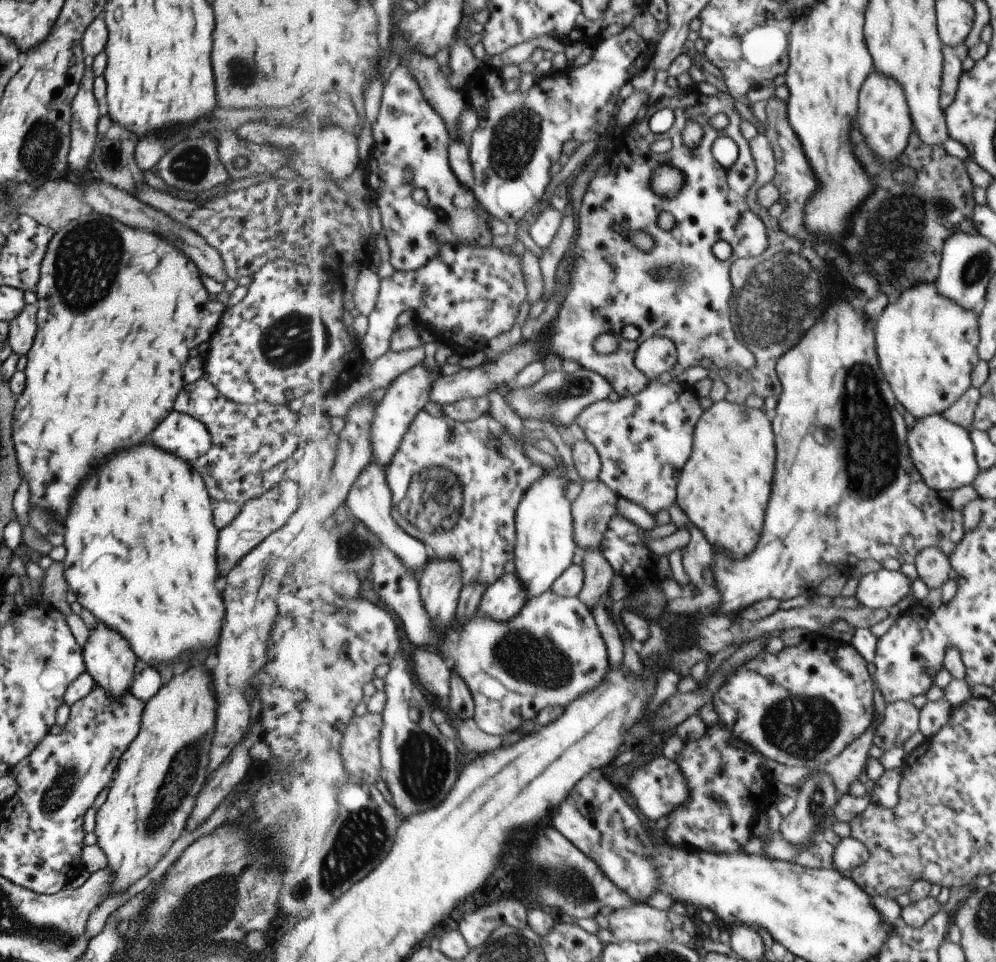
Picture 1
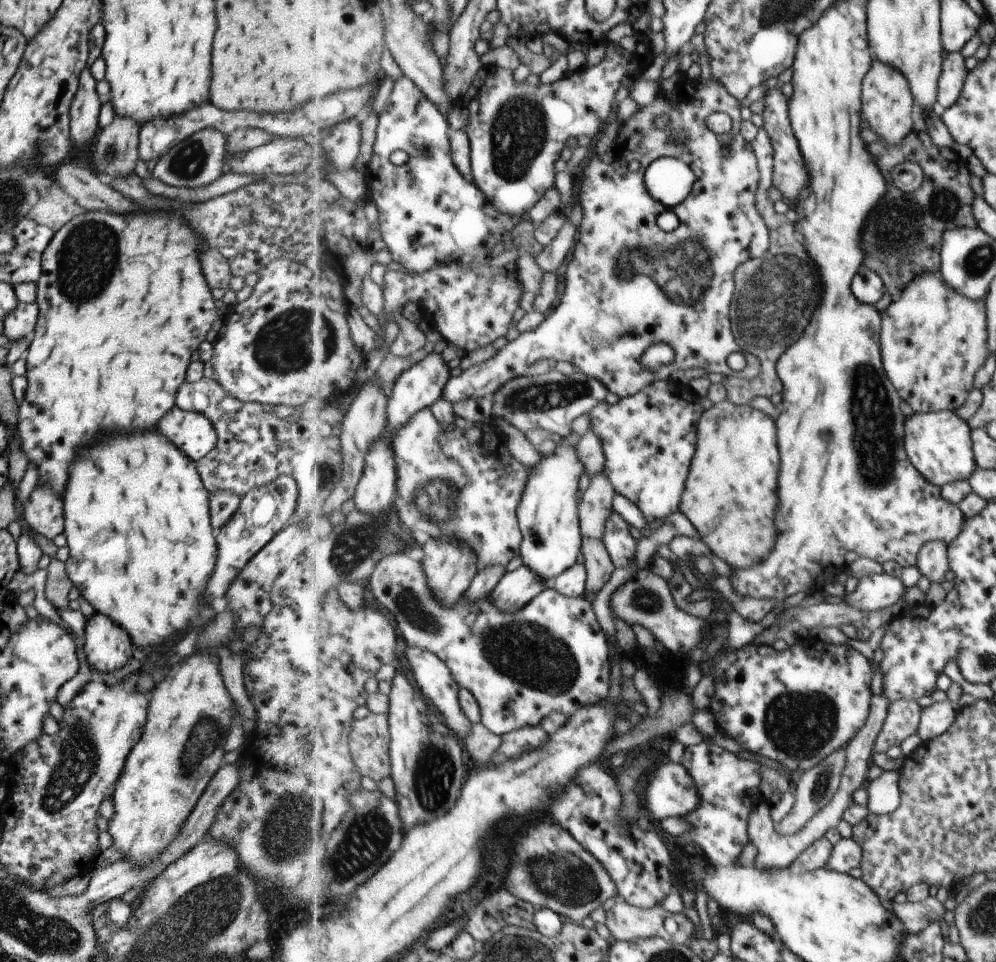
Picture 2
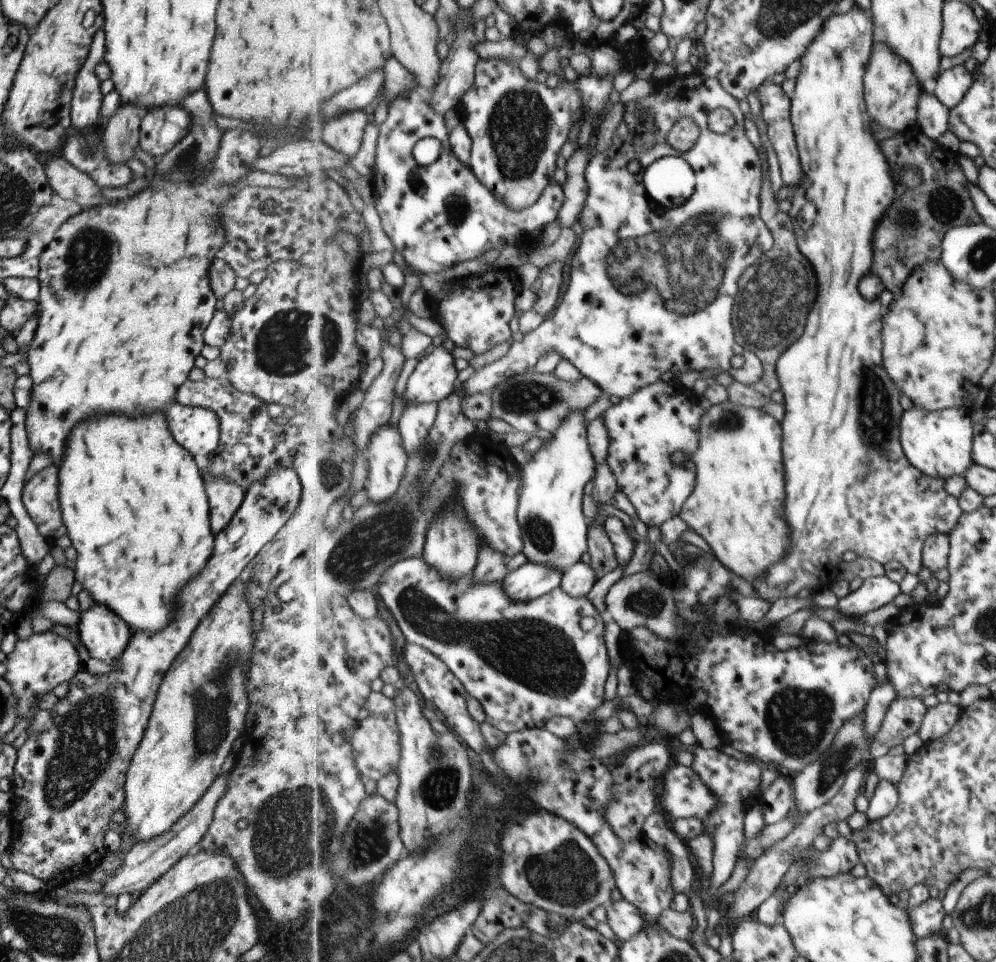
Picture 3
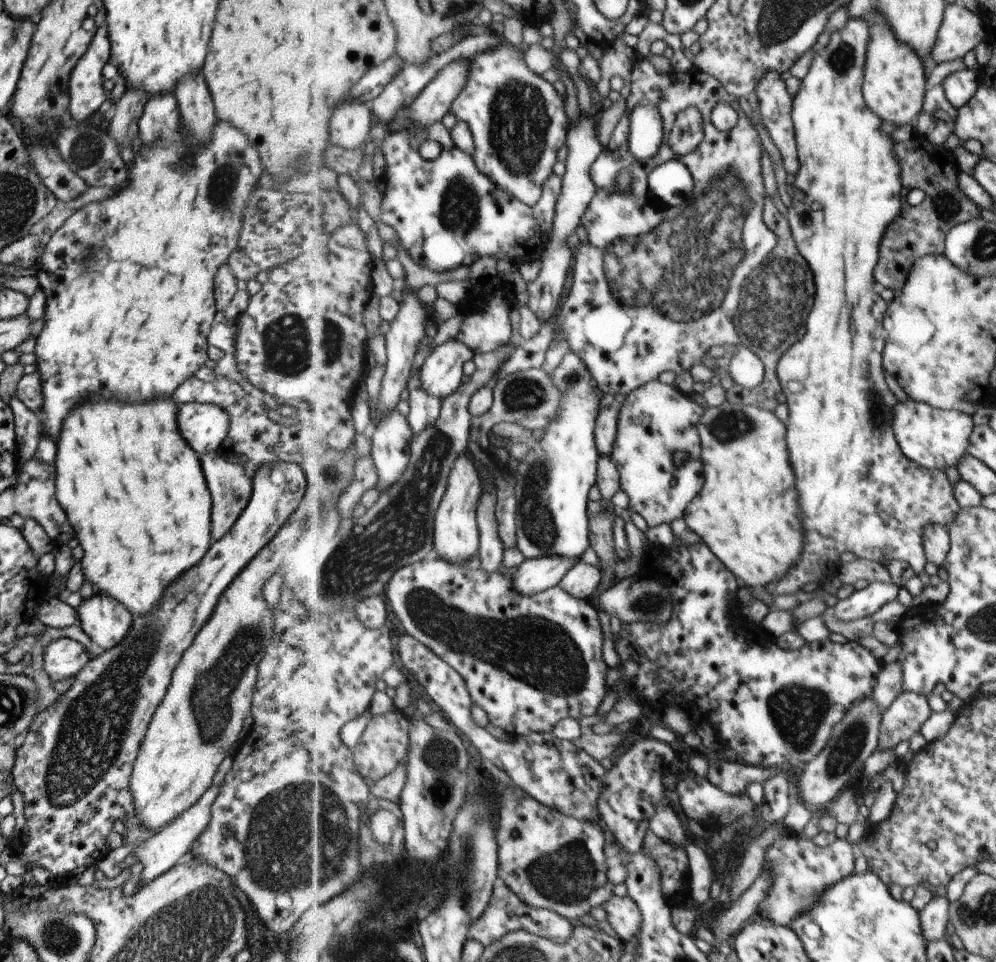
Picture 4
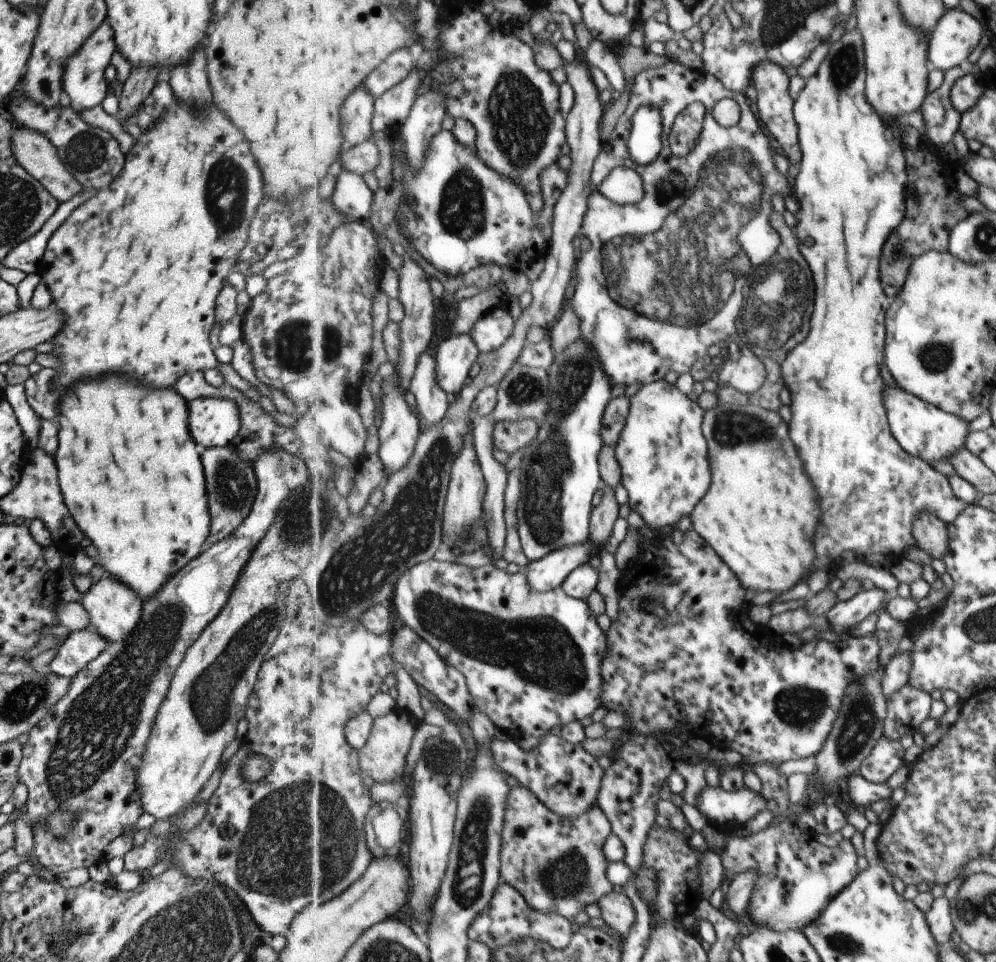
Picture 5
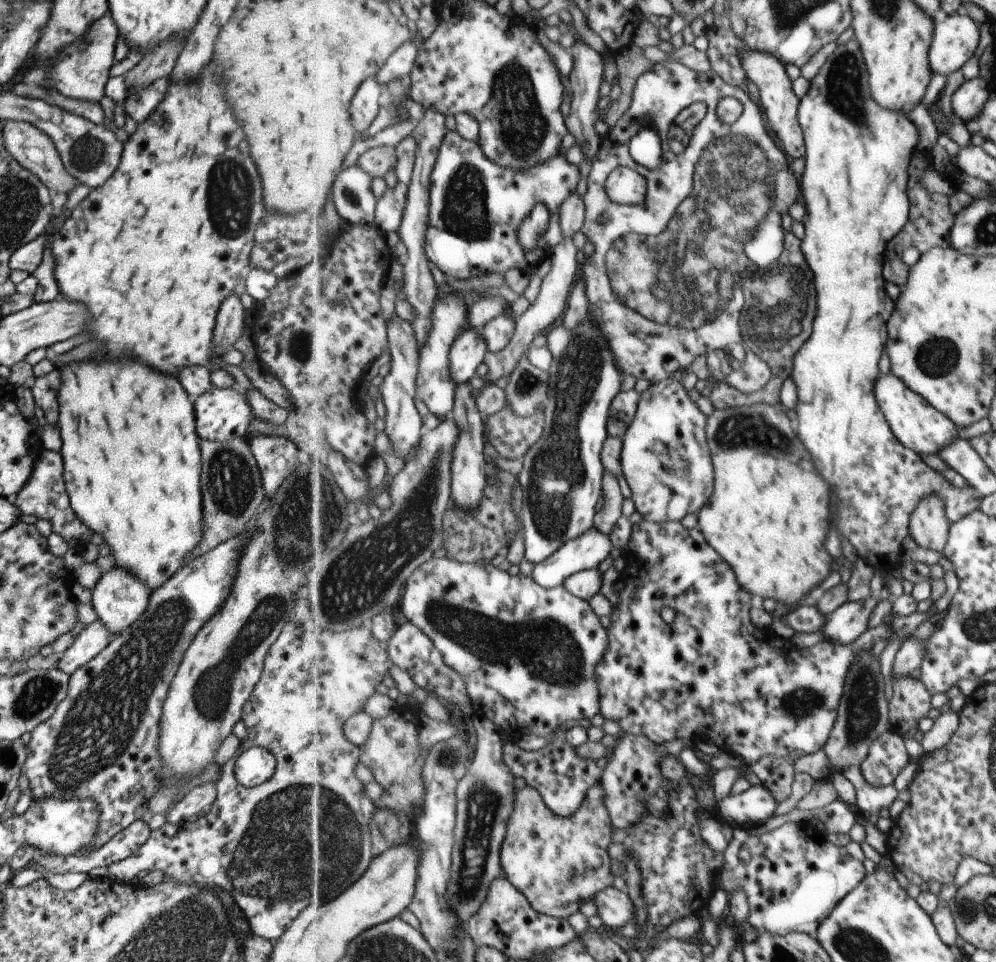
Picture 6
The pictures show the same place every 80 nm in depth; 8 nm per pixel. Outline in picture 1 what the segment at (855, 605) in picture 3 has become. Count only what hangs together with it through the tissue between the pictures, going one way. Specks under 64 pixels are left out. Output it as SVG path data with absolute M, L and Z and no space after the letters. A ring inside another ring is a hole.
M883 568L861 577L855 597L864 607L888 609L911 594L912 584L903 572Z

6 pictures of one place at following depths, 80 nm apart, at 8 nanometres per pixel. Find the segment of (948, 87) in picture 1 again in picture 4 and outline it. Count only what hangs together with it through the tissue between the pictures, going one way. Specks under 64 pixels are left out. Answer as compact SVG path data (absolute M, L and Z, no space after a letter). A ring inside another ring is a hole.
M967 69L955 71L948 75L942 82L949 102L960 109L965 106L979 88L978 71Z

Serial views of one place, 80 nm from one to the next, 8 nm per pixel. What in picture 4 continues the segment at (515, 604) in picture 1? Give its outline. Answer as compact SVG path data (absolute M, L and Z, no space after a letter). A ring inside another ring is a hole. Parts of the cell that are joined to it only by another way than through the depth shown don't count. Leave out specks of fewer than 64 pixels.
M561 555L541 558L526 557L513 574L514 587L524 595L536 595L559 586L563 577L581 562Z

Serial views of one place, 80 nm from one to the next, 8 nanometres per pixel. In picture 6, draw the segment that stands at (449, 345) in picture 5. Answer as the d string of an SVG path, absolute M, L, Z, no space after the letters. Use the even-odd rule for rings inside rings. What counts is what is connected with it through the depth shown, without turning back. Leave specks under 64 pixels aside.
M467 329L459 336L450 354L452 377L458 386L476 380L475 372L489 353L487 339L477 329Z

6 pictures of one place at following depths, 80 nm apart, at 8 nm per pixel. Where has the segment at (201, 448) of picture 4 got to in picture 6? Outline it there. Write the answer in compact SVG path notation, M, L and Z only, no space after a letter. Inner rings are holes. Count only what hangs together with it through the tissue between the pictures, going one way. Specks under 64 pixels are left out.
M211 387L200 394L194 406L195 432L201 440L224 441L235 437L244 438L245 432L253 420L252 410L247 397L237 387Z

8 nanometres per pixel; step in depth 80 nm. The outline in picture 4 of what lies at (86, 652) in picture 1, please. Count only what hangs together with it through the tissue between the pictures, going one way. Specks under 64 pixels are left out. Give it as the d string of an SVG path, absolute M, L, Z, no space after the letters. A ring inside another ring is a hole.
M93 592L76 611L81 629L102 652L121 642L130 631L132 614L112 596Z

